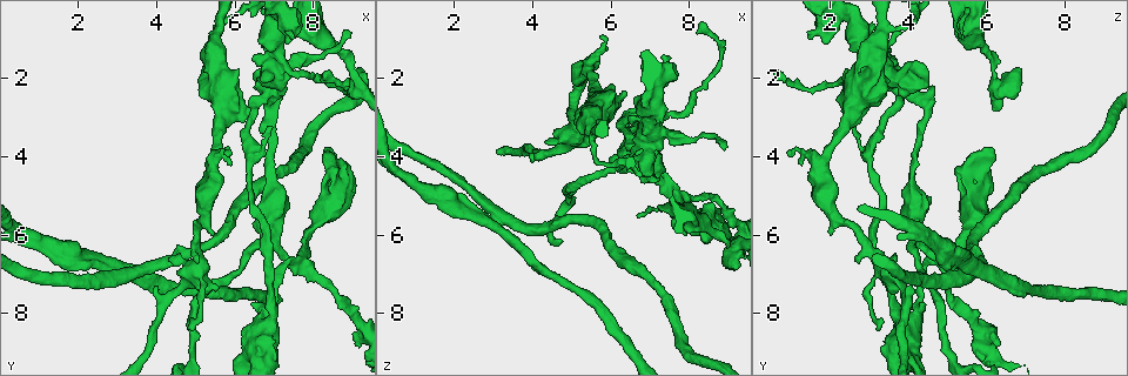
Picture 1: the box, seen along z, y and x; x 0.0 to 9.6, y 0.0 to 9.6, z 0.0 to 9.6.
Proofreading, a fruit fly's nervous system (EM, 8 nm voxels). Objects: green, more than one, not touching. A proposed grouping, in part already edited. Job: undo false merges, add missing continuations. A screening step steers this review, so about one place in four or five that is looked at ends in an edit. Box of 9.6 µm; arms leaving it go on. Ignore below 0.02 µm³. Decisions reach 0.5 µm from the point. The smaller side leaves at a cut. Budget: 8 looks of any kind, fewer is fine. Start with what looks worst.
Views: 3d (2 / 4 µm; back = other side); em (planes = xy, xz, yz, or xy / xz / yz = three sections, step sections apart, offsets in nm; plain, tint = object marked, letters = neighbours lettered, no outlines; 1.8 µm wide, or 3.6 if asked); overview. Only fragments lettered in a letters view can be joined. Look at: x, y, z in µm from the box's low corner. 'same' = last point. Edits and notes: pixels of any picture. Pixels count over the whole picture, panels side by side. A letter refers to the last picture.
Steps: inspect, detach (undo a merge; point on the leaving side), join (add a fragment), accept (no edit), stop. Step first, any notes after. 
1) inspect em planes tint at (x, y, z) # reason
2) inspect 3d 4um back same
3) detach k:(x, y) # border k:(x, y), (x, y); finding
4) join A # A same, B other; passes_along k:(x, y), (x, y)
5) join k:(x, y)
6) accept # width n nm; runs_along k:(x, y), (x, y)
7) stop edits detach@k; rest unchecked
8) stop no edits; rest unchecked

inspect em planes letters at (3.00, 6.75, 5.70) # four or more arms meet

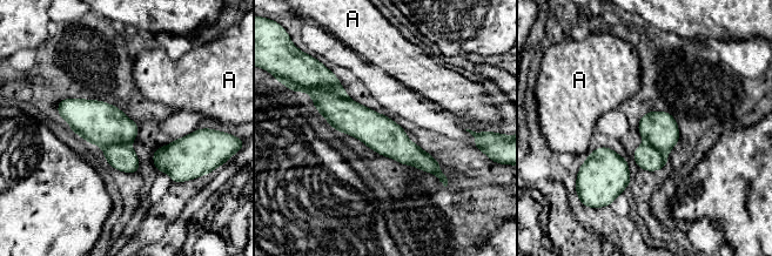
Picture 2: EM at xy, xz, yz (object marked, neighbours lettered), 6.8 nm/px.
detach 2:(302, 69) # width 240 nm; A other; border 2:(314, 87), (333, 91), (347, 98); a second neuron is stuck on

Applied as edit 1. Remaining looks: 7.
inspect overview # redraw

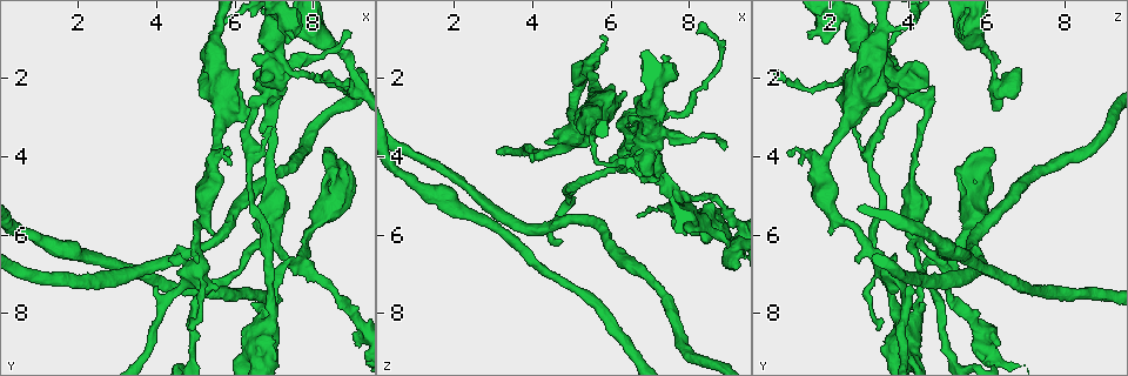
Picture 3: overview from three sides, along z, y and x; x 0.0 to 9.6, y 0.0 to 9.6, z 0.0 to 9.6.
inspect 3d 2um at (5.60, 0.80, 3.50) # three-way junction

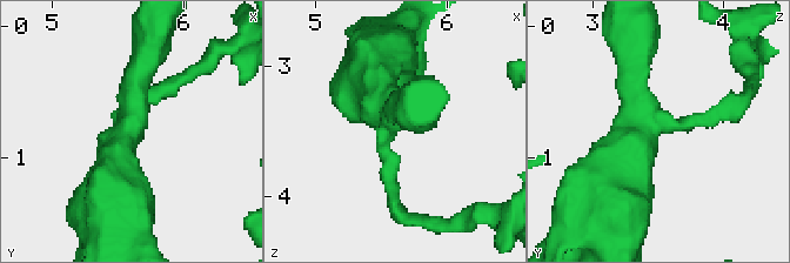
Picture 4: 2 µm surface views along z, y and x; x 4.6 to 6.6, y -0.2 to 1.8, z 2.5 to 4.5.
inspect em planes tint at (5.56, 0.78, 3.42) # now the EM

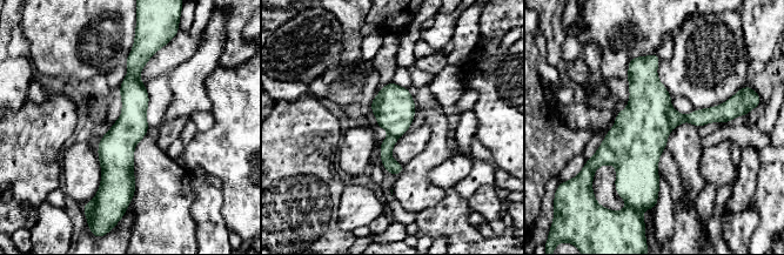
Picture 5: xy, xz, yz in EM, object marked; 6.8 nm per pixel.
inspect em planes letters same

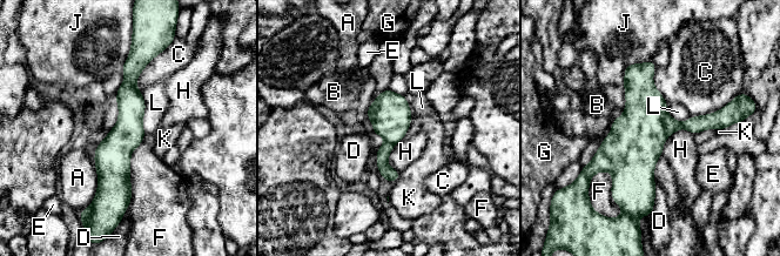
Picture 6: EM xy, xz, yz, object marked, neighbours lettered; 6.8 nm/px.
detach 6:(694, 125) # width 220 nm; longest_contact F 420 nm; A other, B other, C other, D other, E other, F other, G other, H other, J other, K other, L other; two neurons meet here

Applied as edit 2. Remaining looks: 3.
inspect overview

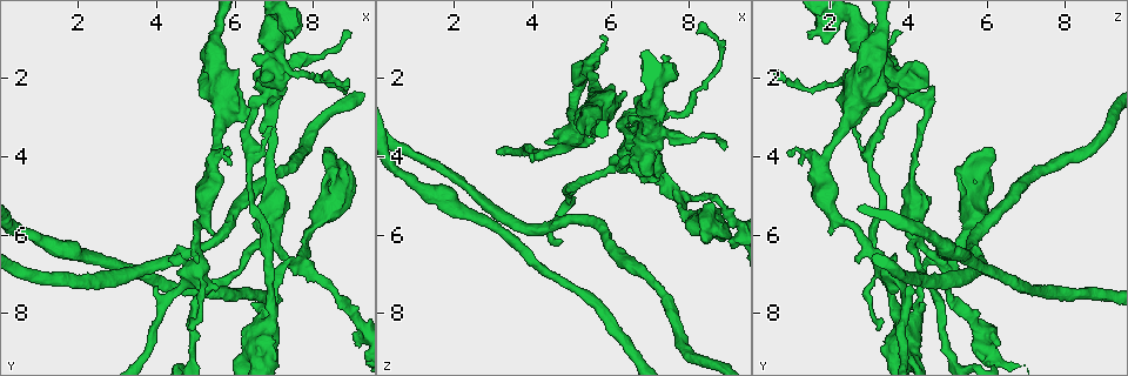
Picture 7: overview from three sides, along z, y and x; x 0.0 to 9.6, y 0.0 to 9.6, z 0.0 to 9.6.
inspect em yz step 16 letters at (8.15, 5.65, 5.45) # sudden change in width

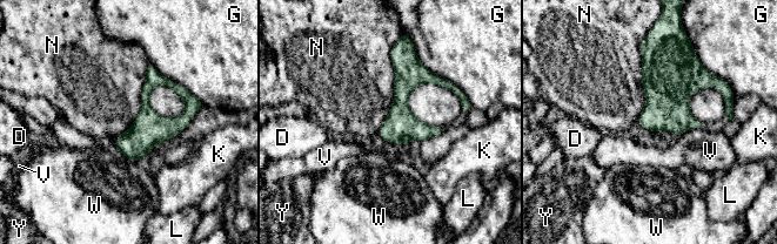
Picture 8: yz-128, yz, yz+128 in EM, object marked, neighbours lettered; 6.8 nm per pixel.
accept # width 120 nm; D other, G other, K other, L other, N other, V other, W other, Y other; border 8:(397, 41), (394, 100), (377, 131); continuous, no second neuron

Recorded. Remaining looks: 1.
stop edits detach@2, detach@6; rest unchecked

